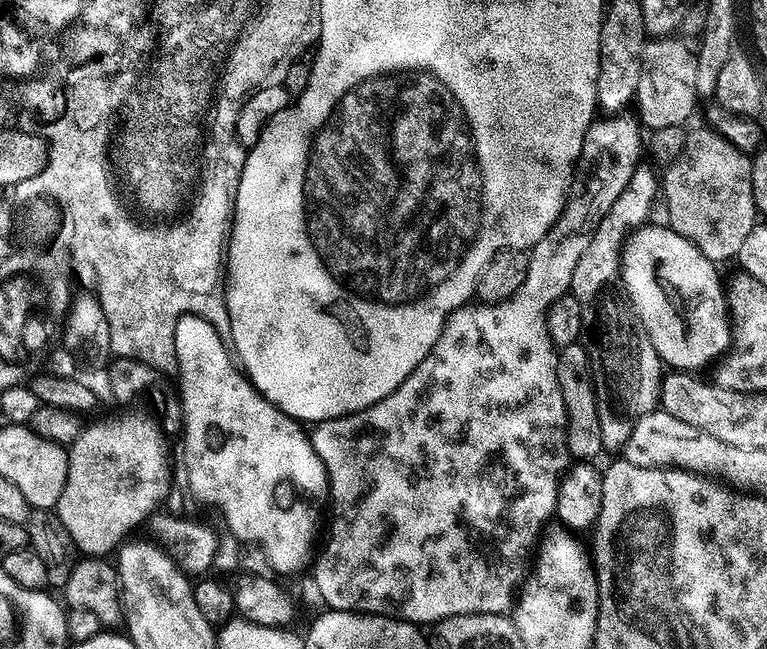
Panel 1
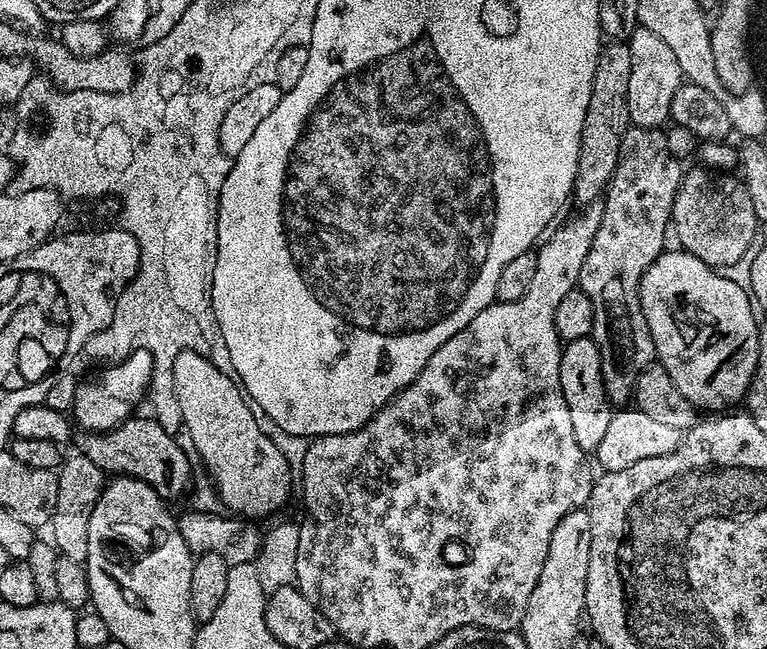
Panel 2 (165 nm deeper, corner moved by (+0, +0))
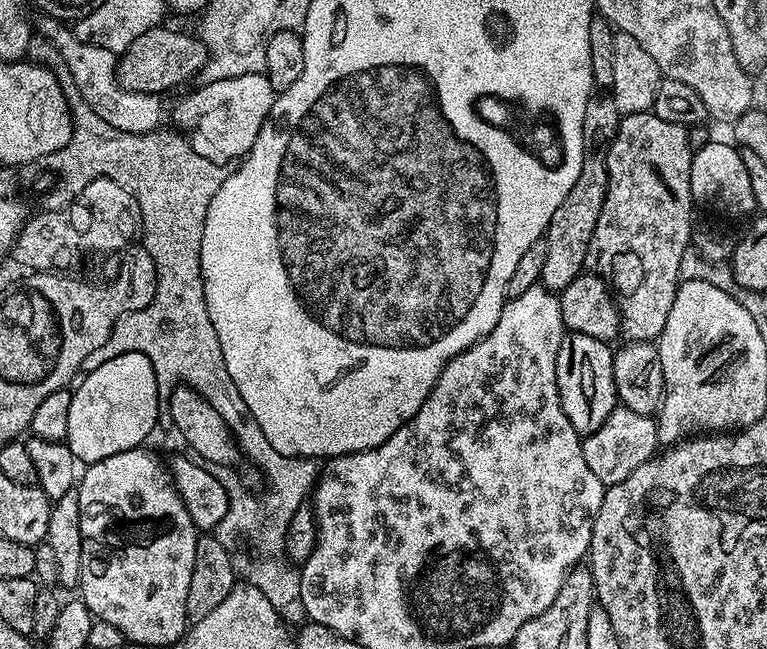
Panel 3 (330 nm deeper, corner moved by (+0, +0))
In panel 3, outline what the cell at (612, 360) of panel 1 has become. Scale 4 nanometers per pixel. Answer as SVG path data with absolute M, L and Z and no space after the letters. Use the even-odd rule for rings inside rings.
M635 112L621 119L615 138L607 145L604 161L608 167L608 193L606 202L602 202L602 214L598 214L598 226L594 226L594 238L590 238L590 250L586 268L589 273L601 276L610 285L611 291L618 294L618 307L620 309L620 336L625 341L647 340L659 341L662 330L666 326L666 318L670 318L670 306L674 306L674 294L682 283L680 276L680 263L688 252L688 243L692 240L692 206L694 199L690 186L690 168L693 152L687 141L688 128L676 125L674 122L666 122L655 116L654 112Z

